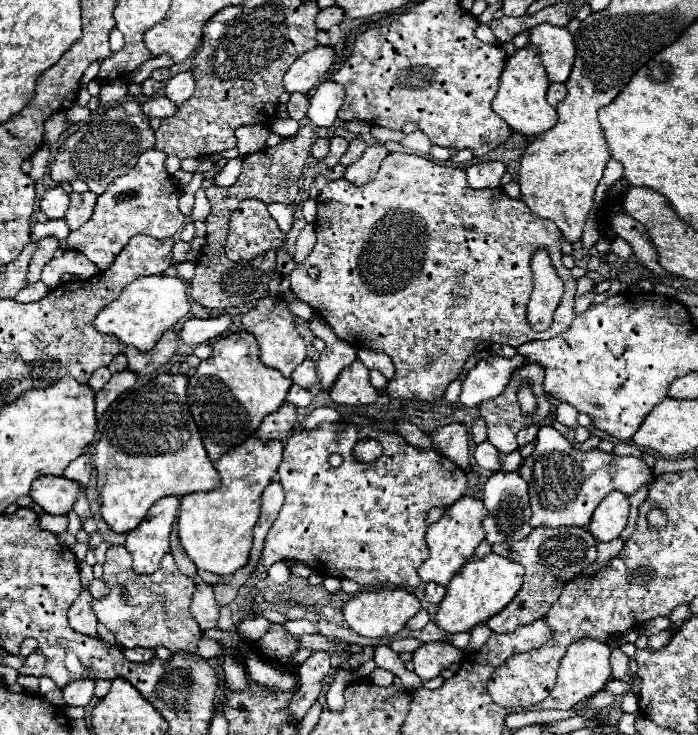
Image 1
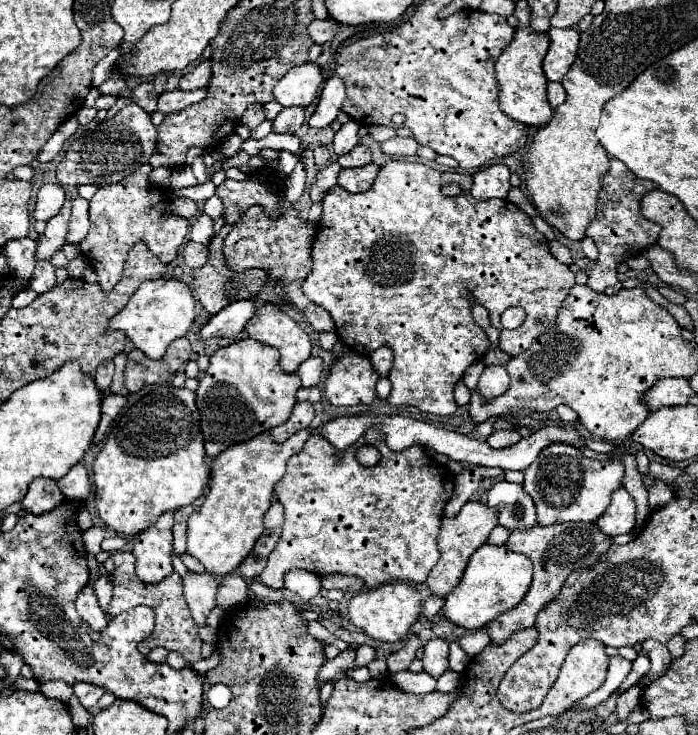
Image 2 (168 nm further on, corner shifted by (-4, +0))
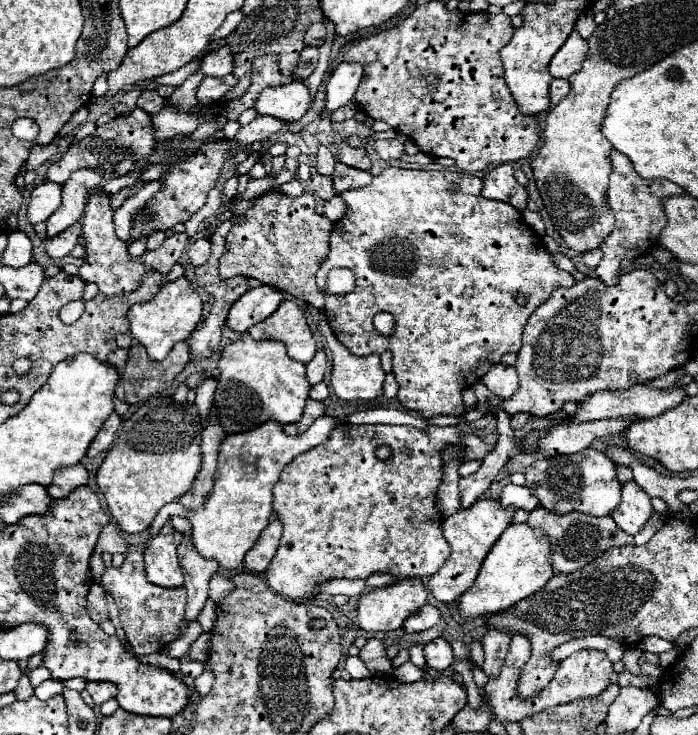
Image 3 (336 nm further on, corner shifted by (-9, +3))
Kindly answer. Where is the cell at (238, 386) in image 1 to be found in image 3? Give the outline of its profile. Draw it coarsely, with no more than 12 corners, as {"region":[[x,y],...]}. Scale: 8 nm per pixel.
{"region":[[276,340],[220,352],[224,434],[292,424],[312,386]]}

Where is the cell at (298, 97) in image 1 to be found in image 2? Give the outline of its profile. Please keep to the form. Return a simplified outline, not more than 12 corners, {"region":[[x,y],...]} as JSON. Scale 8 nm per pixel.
{"region":[[289,107],[273,119],[273,133],[297,133],[305,109]]}

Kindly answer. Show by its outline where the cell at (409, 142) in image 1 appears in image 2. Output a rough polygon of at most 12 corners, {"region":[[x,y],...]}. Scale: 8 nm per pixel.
{"region":[[393,137],[379,143],[391,157],[413,157],[419,143],[409,137]]}

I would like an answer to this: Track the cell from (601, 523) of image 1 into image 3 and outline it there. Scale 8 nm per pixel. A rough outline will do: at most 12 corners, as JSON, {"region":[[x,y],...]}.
{"region":[[636,482],[622,484],[610,516],[636,534],[652,516],[650,496]]}

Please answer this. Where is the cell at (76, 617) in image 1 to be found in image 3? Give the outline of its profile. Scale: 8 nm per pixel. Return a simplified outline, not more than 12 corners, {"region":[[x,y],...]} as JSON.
{"region":[[92,584],[86,610],[94,622],[108,618],[104,590]]}

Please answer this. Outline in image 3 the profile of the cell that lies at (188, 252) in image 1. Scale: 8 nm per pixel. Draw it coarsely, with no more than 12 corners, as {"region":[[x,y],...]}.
{"region":[[206,238],[194,240],[188,258],[194,266],[202,266],[210,256]]}

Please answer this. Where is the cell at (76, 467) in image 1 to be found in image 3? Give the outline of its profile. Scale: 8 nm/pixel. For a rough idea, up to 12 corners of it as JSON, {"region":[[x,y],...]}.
{"region":[[84,464],[60,468],[48,486],[52,498],[64,498],[88,484]]}

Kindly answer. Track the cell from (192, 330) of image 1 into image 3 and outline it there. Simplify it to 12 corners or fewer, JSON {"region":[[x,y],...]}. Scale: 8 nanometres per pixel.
{"region":[[256,286],[230,308],[226,326],[246,332],[282,302],[270,286]]}

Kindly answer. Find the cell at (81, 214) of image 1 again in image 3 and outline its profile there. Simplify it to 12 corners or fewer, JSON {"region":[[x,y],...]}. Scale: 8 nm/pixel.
{"region":[[76,222],[56,238],[48,238],[46,252],[52,258],[70,254],[82,234]]}

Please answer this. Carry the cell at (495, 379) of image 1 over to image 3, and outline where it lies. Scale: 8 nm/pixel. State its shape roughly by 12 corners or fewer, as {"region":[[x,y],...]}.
{"region":[[494,364],[482,378],[500,398],[518,388],[514,366]]}

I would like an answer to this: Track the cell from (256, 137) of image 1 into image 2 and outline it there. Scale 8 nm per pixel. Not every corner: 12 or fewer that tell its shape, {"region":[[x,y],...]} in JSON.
{"region":[[251,105],[241,123],[255,129],[263,119],[261,105]]}

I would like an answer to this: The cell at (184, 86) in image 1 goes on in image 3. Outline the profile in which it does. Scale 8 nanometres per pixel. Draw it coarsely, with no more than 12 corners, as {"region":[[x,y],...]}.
{"region":[[228,46],[208,52],[198,72],[204,76],[228,76],[232,52]]}

